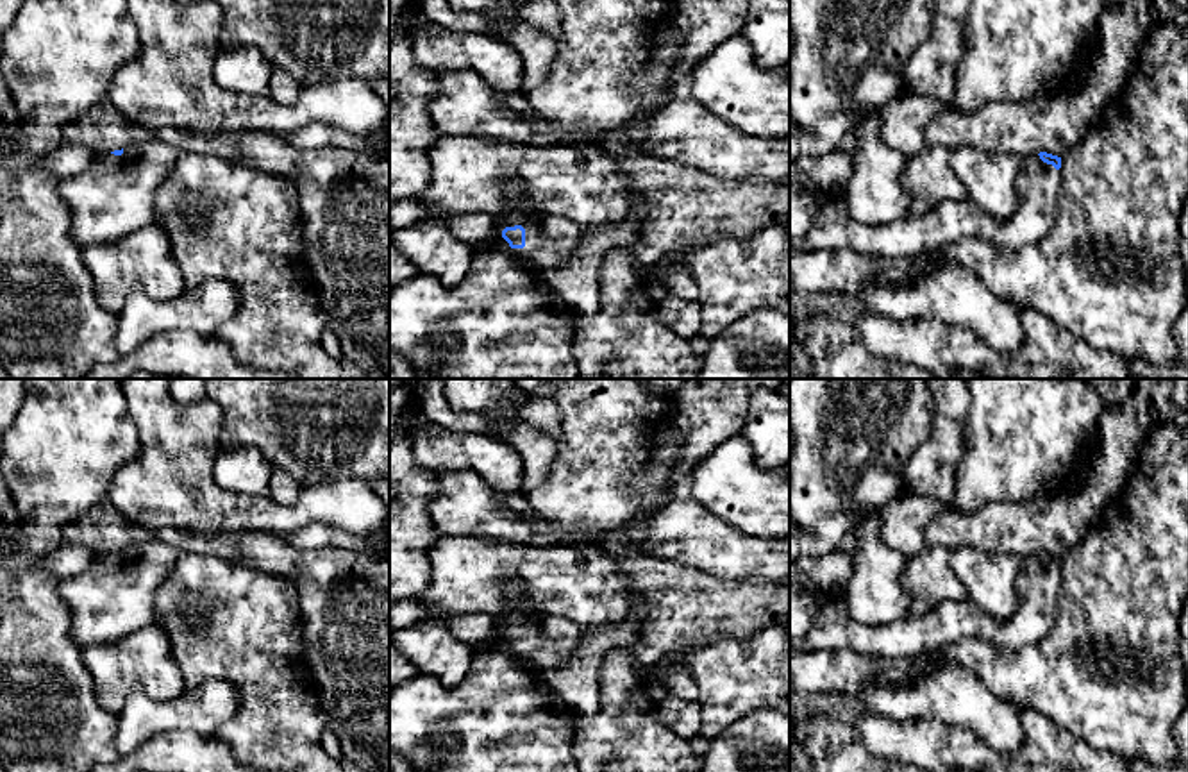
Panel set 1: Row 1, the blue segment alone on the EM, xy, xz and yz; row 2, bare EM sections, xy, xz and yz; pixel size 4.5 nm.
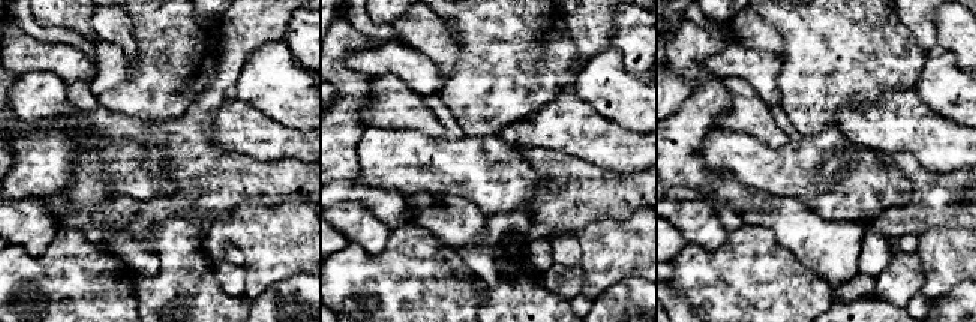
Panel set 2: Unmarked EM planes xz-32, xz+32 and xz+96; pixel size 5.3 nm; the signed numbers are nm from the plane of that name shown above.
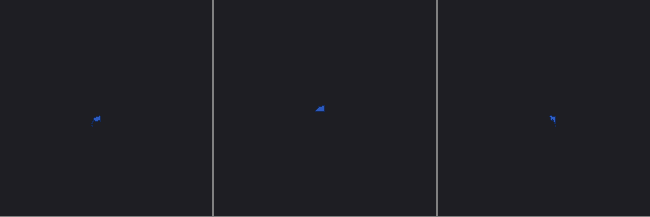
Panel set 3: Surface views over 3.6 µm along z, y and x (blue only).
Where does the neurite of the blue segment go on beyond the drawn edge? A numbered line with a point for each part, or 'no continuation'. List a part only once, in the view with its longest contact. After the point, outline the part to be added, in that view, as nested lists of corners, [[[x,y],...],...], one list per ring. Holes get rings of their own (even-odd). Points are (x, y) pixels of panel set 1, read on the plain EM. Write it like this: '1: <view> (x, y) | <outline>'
1: xz (551, 642) | [[[532,613],[529,618],[513,618],[507,627],[525,629],[525,647],[513,654],[527,659],[536,670],[557,670],[570,663],[577,650],[581,629],[561,617]]]

